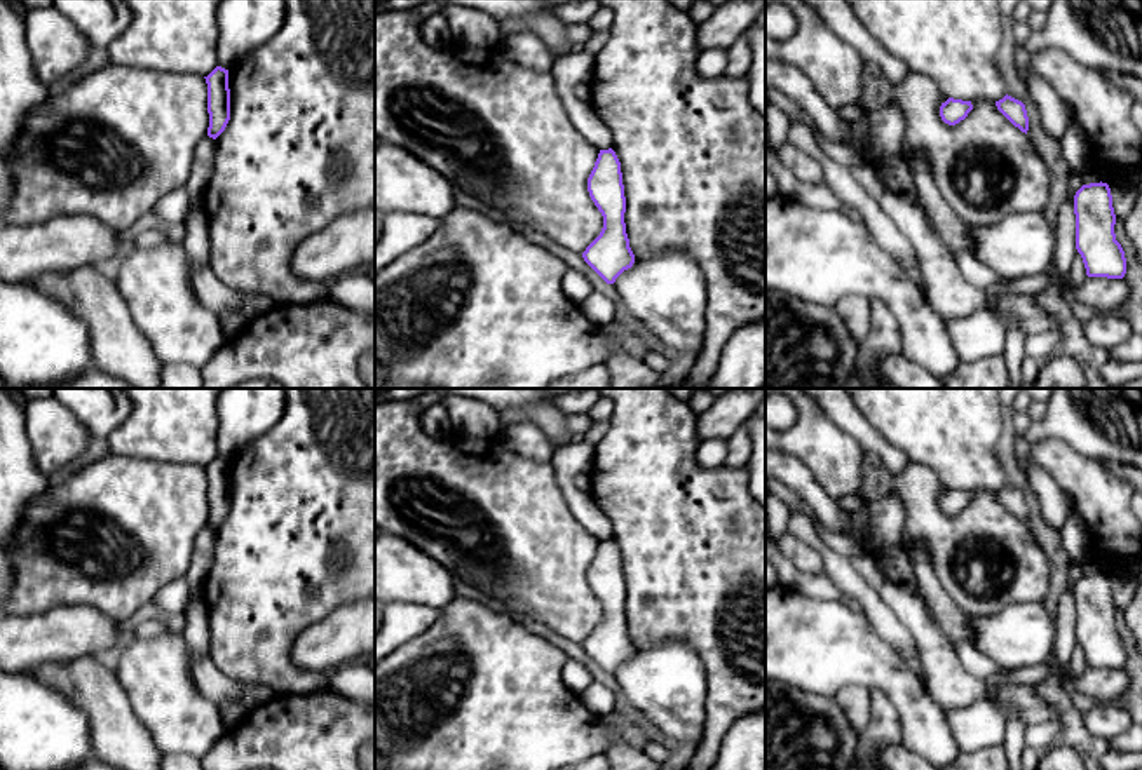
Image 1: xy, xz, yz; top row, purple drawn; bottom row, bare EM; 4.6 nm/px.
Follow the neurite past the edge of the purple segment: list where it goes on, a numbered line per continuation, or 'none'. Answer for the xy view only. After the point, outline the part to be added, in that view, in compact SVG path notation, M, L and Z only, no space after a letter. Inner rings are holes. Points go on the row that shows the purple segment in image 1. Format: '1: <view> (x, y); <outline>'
none

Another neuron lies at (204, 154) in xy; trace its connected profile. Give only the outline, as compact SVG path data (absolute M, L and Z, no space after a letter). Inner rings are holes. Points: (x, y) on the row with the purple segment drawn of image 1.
M206 138L194 153L194 165L187 183L187 192L190 195L190 206L201 207L204 190L211 179L211 171L214 165L214 139Z

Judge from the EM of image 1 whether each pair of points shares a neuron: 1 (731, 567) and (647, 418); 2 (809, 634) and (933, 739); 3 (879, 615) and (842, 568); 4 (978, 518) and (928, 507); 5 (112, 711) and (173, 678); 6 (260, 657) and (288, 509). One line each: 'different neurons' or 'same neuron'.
1: same neuron
2: same neuron
3: same neuron
4: same neuron
5: different neurons
6: same neuron

